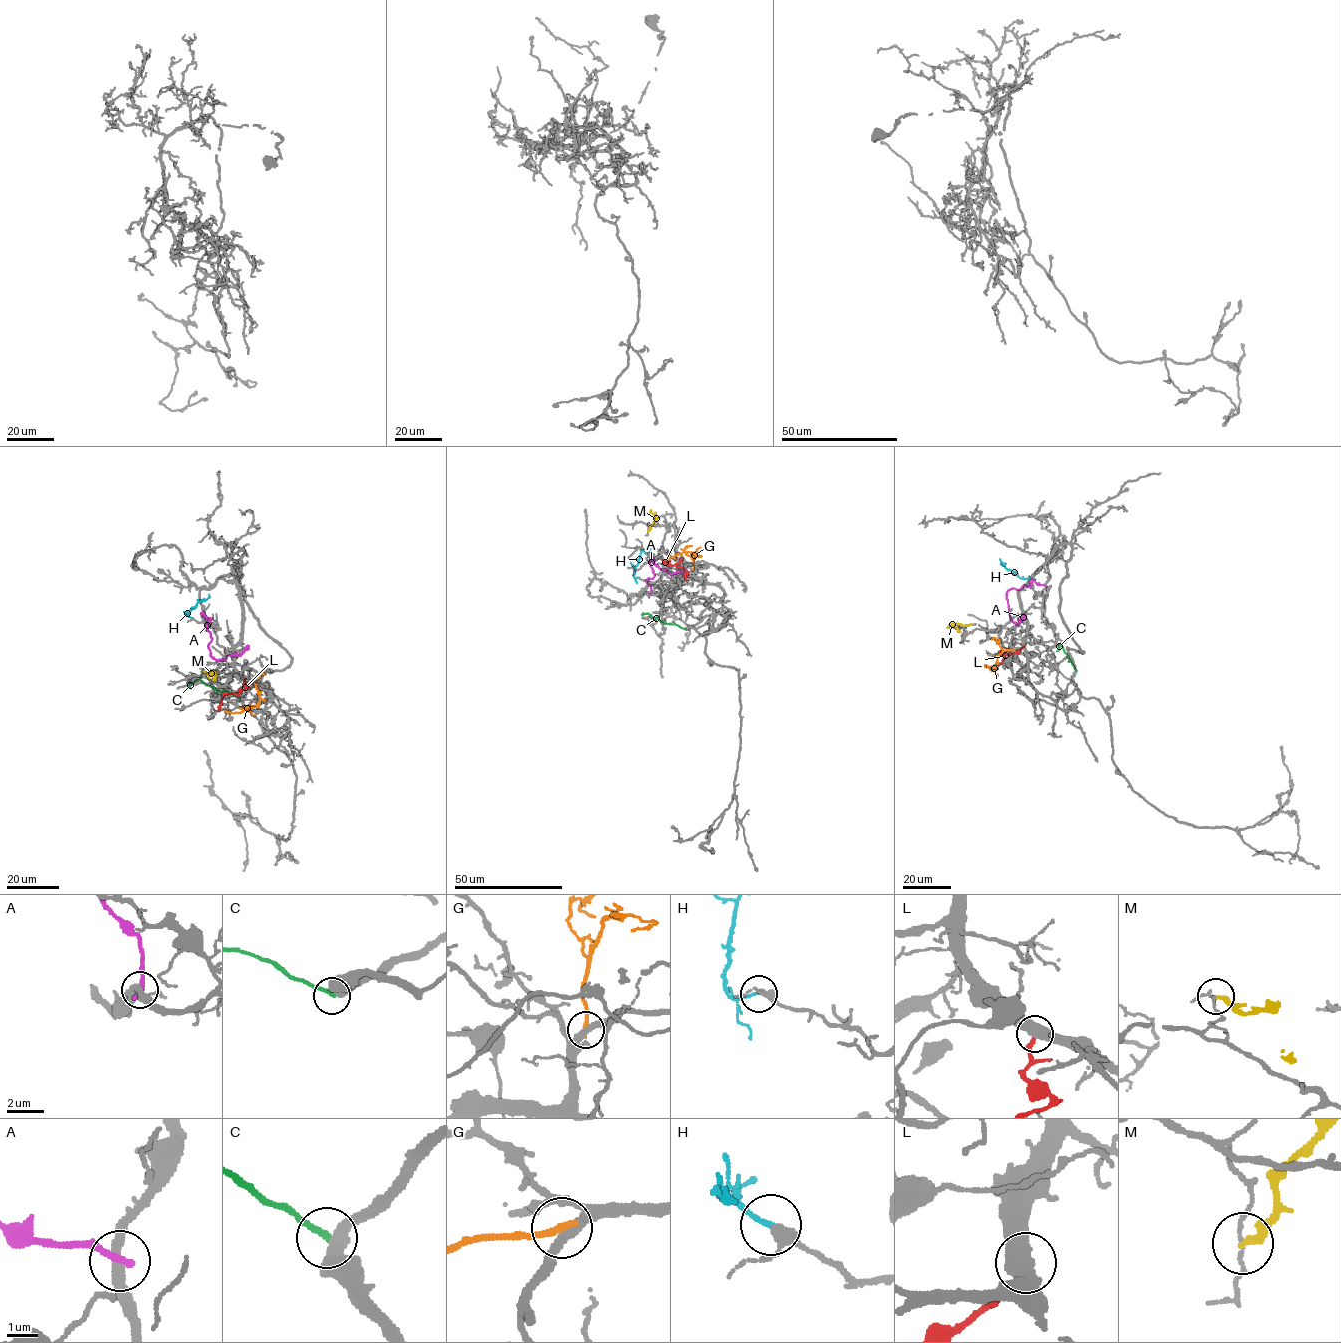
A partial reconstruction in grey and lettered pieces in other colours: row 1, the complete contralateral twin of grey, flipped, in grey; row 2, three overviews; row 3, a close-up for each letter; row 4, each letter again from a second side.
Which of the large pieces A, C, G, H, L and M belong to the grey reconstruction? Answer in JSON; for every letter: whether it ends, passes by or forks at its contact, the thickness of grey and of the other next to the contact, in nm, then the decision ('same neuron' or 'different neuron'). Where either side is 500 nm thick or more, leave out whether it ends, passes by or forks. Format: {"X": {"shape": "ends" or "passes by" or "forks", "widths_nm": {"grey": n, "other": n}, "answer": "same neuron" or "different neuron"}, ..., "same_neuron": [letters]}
{"A": {"shape": "ends", "widths_nm": {"grey": 340, "other": 260}, "answer": "different neuron"}, "C": {"shape": "ends", "widths_nm": {"grey": 360, "other": 200}, "answer": "different neuron"}, "G": {"shape": "ends", "widths_nm": {"grey": 320, "other": 280}, "answer": "same neuron"}, "H": {"shape": "ends", "widths_nm": {"grey": 280, "other": 170}, "answer": "same neuron"}, "L": {"widths_nm": {"grey": 550, "other": 240}, "answer": "different neuron"}, "M": {"shape": "ends", "widths_nm": {"grey": 90, "other": 260}, "answer": "different neuron"}, "same_neuron": ["G", "H"]}

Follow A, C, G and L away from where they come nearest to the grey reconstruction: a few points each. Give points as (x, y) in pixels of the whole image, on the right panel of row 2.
A: (1046, 586), (1032, 580), (1030, 586), (1010, 589), (1006, 593), (1011, 619), (1017, 624), (1023, 616)
C: (1076, 671), (1061, 646), (1056, 651)
G: (1013, 649), (1002, 651), (990, 669), (998, 669)
L: (1024, 645), (1014, 653), (1005, 653), (997, 666)

